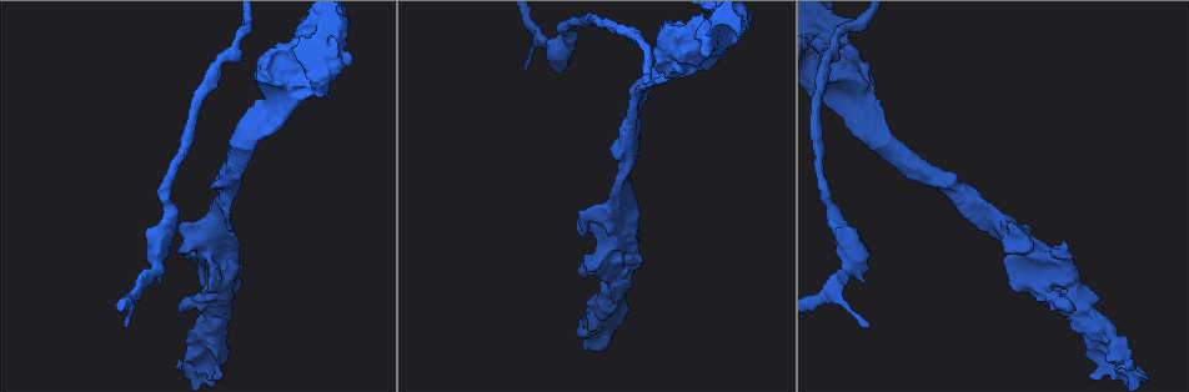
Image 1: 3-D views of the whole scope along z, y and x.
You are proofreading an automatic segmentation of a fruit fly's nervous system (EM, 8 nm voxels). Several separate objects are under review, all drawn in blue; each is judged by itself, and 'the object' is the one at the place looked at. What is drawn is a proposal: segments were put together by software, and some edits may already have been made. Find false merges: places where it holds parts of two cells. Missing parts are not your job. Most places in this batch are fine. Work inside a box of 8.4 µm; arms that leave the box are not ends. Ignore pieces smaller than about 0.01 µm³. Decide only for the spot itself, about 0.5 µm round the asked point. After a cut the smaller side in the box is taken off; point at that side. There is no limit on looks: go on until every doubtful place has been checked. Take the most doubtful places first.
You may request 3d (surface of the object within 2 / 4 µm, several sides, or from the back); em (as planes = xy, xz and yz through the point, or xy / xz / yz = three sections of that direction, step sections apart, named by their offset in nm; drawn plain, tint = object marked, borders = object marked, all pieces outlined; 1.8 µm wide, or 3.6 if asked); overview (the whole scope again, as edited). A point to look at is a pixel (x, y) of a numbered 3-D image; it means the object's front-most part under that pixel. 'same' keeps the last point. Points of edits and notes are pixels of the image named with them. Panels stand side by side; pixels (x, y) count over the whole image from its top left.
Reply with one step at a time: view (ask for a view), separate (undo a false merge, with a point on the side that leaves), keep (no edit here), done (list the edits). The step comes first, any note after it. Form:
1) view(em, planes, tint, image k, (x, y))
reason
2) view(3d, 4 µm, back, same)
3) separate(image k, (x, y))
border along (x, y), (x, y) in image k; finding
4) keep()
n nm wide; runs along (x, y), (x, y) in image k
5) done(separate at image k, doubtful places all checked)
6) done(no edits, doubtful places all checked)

view(em, 3.6 µm, planes, tint, image 1, (711, 29))
calibre changes

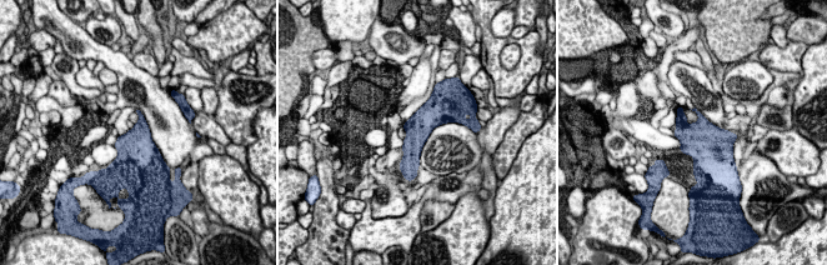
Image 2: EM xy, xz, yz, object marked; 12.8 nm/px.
keep()
340 nm wide; runs along (434, 101), (417, 128), (410, 168) in image 2; continuous, no second cell

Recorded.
view(em, planes, tint, image 1, (1007, 228))

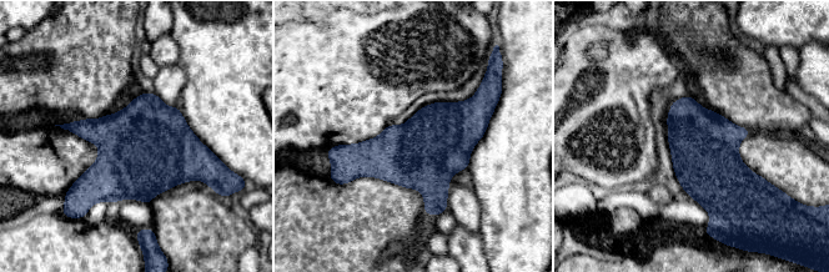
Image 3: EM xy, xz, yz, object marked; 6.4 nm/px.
keep()
continuous, no second cell

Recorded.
view(3d, 4 µm, image 1, (1043, 271))
calibre changes

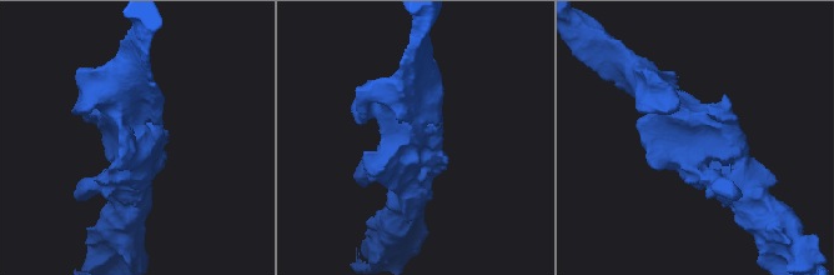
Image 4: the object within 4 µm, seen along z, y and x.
view(em, 3.6 µm, planes, tint, image 4, (136, 139))

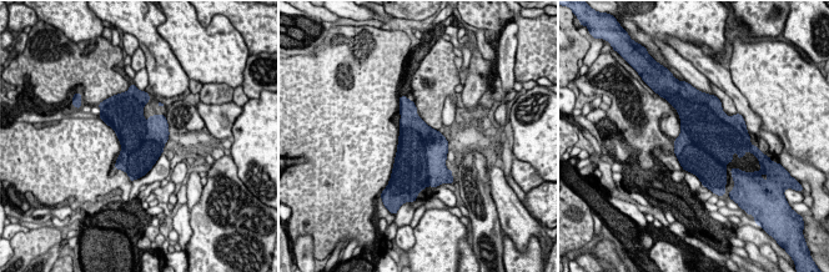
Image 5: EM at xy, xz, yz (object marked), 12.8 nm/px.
keep()
continuous, no second cell

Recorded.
view(em, planes, tint, image 1, (273, 121))
sudden change in width

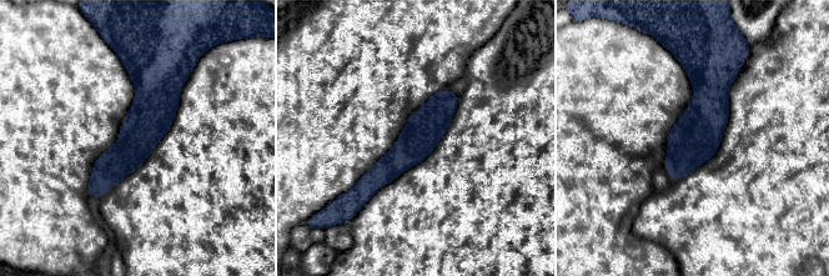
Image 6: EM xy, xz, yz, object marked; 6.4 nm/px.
keep()
runs along (130, 64), (144, 128), (93, 194) in image 6; continuous, no second cell

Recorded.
done(no edits, doubtful places all checked)

